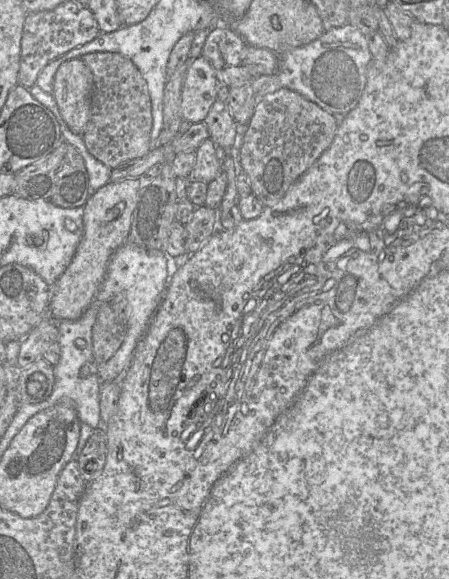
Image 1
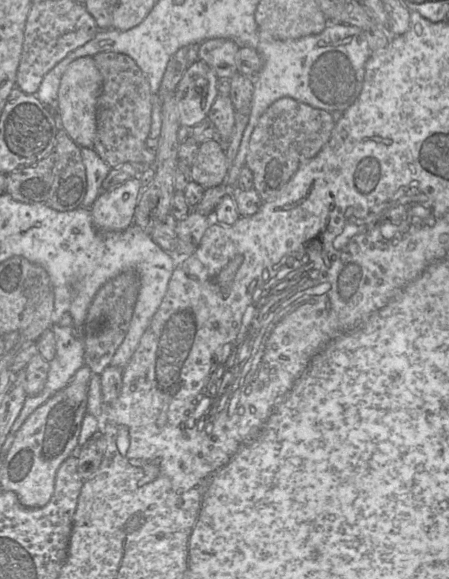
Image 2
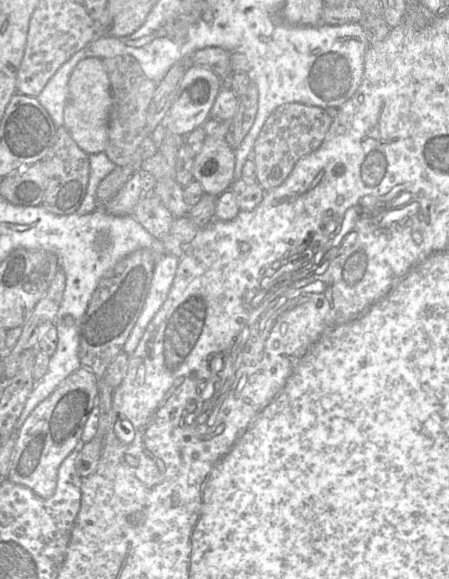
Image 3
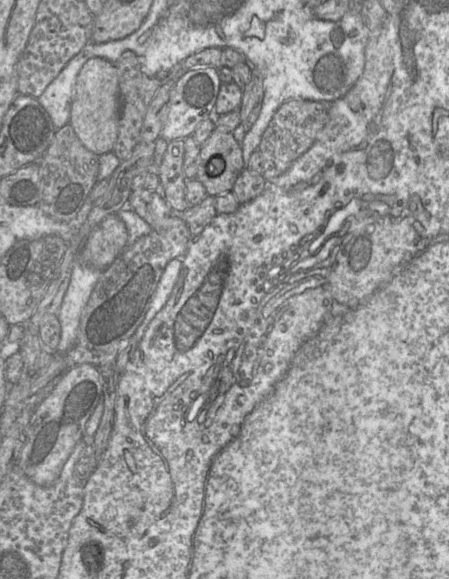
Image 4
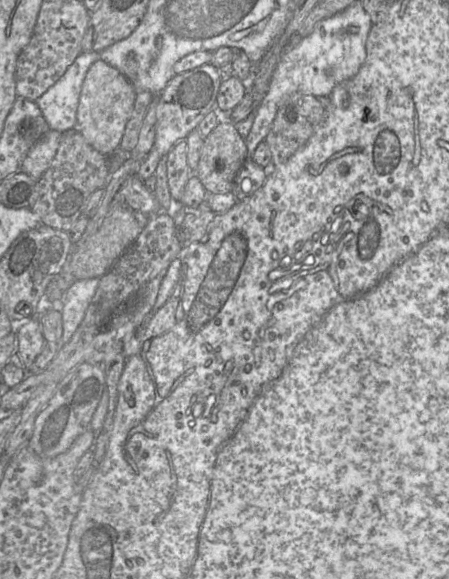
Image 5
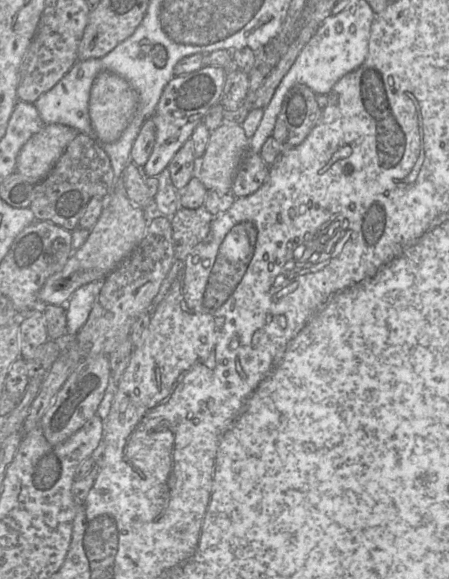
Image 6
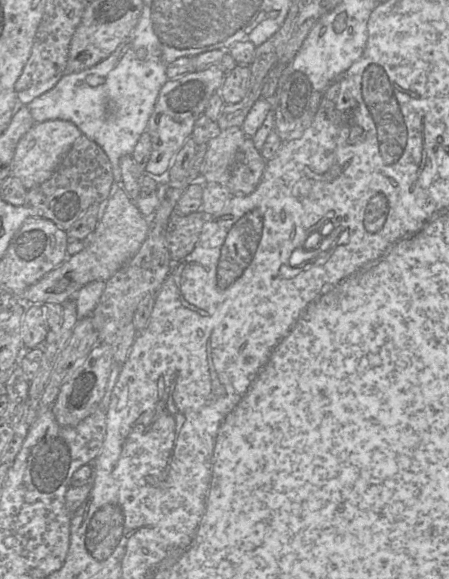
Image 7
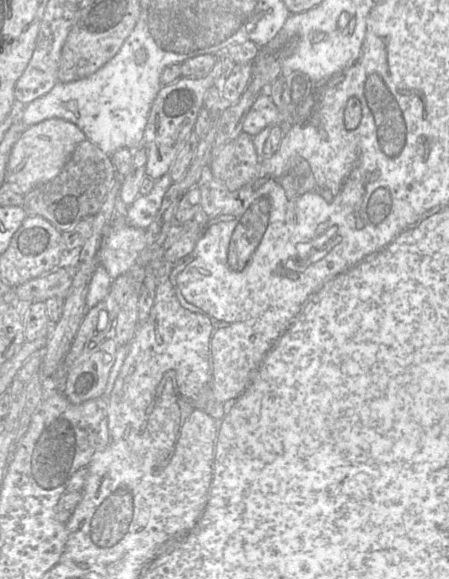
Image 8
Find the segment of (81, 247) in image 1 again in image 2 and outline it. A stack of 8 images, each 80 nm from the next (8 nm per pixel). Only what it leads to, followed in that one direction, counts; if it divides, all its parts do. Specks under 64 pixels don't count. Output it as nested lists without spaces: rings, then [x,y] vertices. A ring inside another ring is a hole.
[[[138,177],[127,180],[110,191],[103,191],[90,208],[94,225],[102,231],[124,231],[133,224],[134,211],[142,186]]]

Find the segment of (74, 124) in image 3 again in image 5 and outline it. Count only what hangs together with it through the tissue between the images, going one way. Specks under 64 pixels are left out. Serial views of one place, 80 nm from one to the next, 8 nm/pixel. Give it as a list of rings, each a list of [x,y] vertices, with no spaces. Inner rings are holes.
[[[103,60],[94,62],[85,76],[77,109],[77,130],[89,145],[105,156],[121,143],[126,124],[133,112],[136,92],[130,81]]]

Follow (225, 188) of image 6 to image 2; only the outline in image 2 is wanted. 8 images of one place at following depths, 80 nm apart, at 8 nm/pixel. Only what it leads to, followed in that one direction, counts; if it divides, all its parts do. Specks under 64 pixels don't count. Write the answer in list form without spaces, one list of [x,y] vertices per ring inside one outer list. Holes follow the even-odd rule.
[[[206,140],[199,144],[197,156],[191,166],[192,181],[204,189],[224,184],[230,166],[220,143]]]

